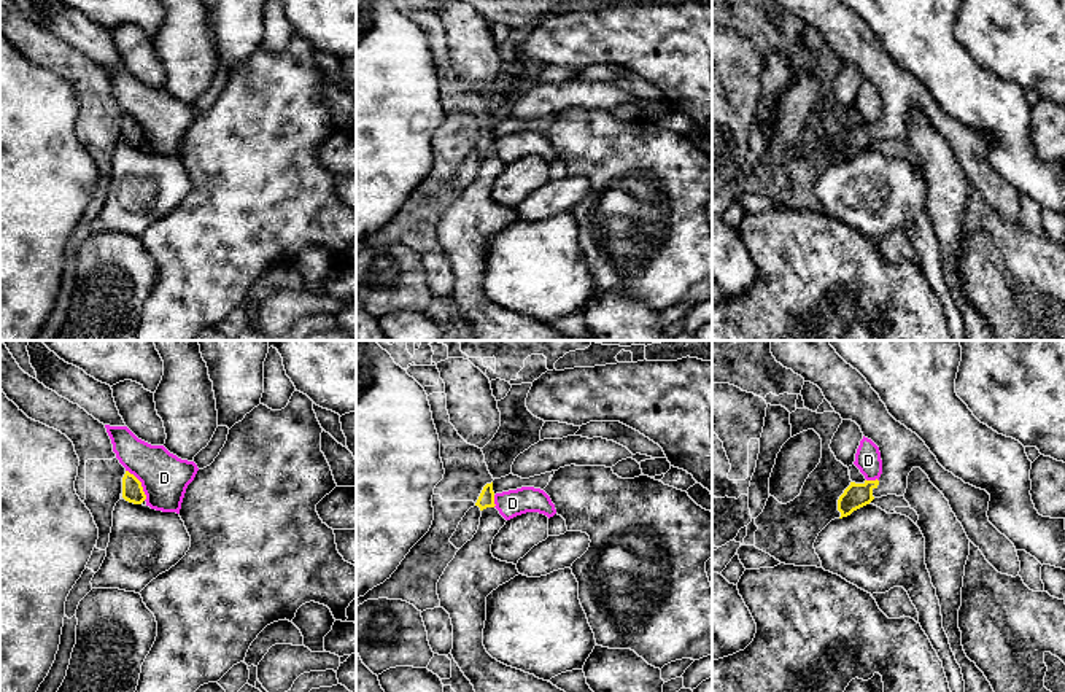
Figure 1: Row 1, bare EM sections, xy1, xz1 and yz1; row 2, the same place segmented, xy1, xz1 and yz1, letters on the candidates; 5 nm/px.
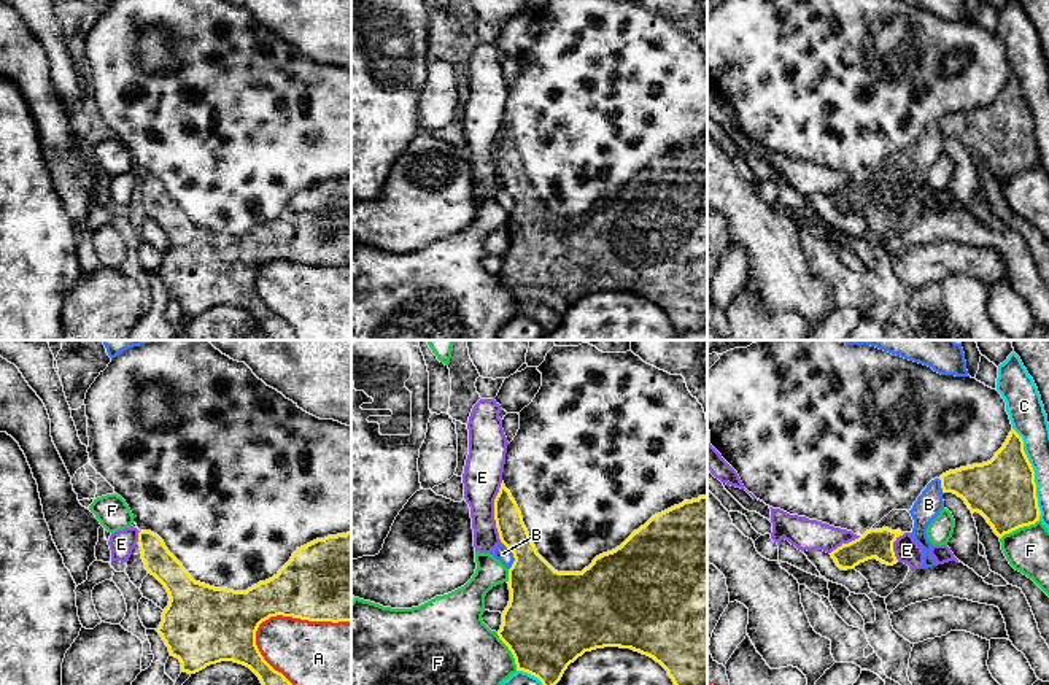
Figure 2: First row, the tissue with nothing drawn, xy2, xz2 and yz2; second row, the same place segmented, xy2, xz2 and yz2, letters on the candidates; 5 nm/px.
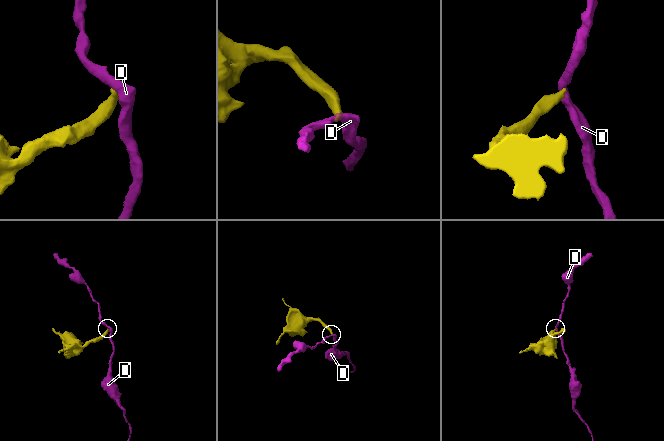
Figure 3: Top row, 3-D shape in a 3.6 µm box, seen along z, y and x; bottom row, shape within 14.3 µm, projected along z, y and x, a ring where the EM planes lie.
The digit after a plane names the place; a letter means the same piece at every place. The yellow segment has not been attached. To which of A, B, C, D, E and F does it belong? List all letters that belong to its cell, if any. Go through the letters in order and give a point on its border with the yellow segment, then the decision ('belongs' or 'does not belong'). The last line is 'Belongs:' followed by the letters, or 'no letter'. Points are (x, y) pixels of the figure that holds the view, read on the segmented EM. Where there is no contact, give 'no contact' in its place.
A: meets yellow in xy2 at (294, 617); does not belong
B: meets yellow in xz2 at (514, 555); does not belong
C: meets yellow in yz2 at (1033, 474); does not belong
D: meets yellow in xy1 at (140, 484); does not belong
E: meets yellow in xz2 at (495, 512); does not belong
F: meets yellow in yz2 at (1019, 526); does not belong
Belongs: no letter

